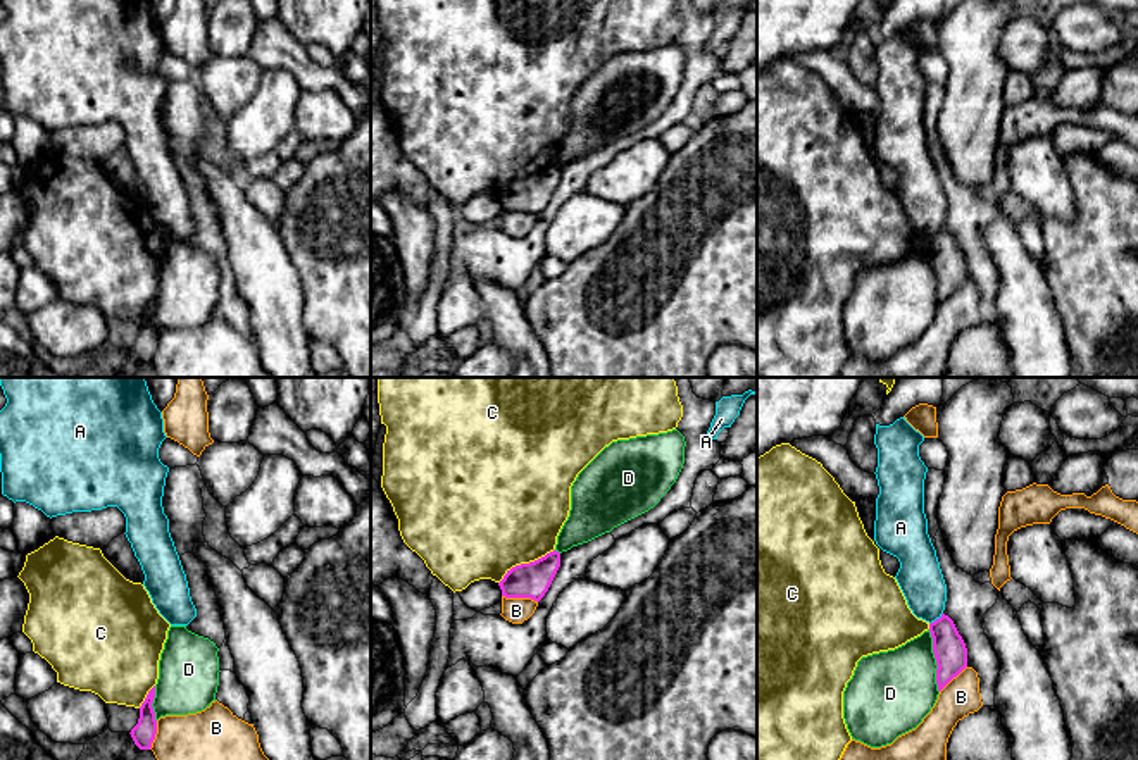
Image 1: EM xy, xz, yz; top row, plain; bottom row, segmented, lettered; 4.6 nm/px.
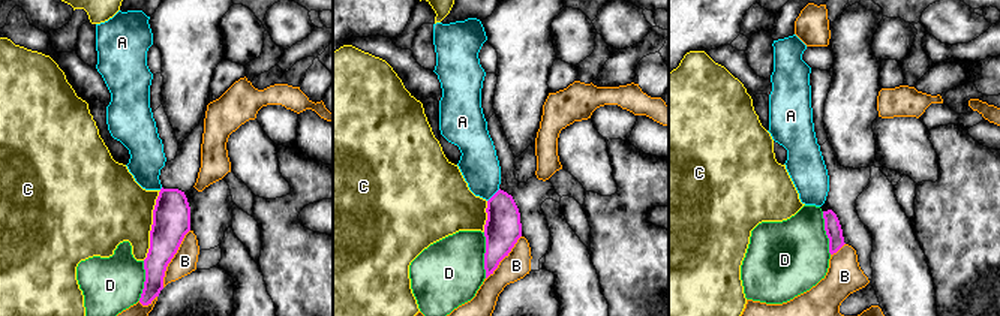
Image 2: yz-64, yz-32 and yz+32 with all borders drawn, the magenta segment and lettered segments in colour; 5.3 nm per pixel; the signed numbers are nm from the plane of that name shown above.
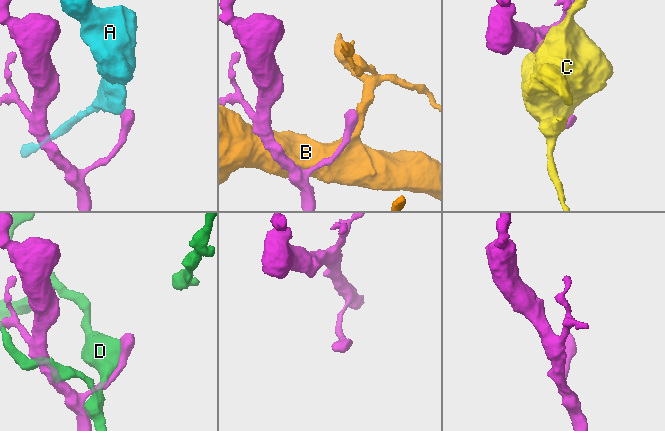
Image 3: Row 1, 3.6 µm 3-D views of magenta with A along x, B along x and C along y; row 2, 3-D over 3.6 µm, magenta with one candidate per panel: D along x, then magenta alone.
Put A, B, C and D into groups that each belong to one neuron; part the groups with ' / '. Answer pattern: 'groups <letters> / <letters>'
groups A / B / C / D

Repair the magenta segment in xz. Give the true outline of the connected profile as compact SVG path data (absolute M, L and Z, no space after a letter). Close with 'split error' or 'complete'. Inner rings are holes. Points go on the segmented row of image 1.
M555 550L535 562L512 567L498 582L502 596L540 601L548 591L559 567L560 553Z; complete

